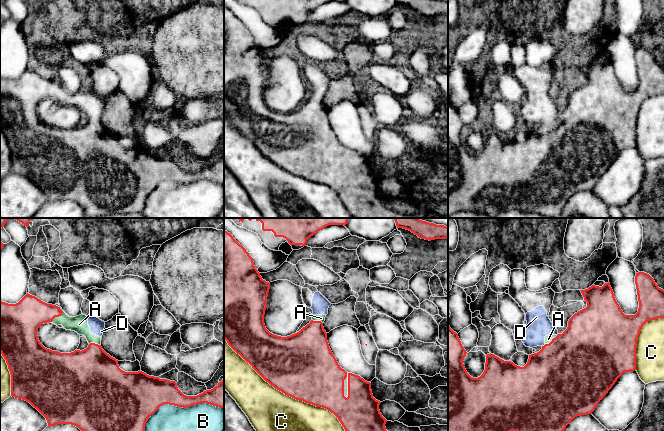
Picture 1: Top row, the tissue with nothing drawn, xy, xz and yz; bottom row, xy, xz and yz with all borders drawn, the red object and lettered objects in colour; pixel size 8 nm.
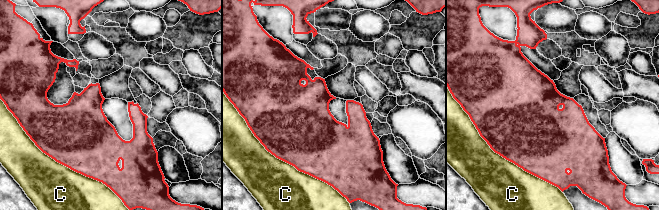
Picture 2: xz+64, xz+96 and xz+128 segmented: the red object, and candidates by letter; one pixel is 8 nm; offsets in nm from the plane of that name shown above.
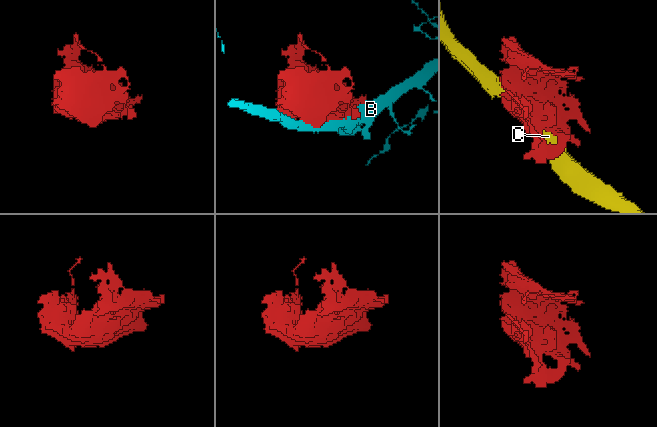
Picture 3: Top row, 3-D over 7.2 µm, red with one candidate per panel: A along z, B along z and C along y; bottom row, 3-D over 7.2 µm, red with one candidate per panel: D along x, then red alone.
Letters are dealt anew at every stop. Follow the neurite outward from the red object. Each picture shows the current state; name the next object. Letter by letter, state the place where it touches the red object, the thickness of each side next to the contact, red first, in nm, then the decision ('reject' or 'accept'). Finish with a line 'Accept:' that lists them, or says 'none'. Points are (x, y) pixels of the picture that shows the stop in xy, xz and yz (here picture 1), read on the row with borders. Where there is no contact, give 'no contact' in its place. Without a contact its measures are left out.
A: xy (57, 316) | 260/140 nm | accept
B: xy (186, 407) | 200/220 nm | reject
C: xz (286, 394) | 500/360 nm | reject
D: yz (544, 345) | 480/200 nm | accept
Accept: A, D

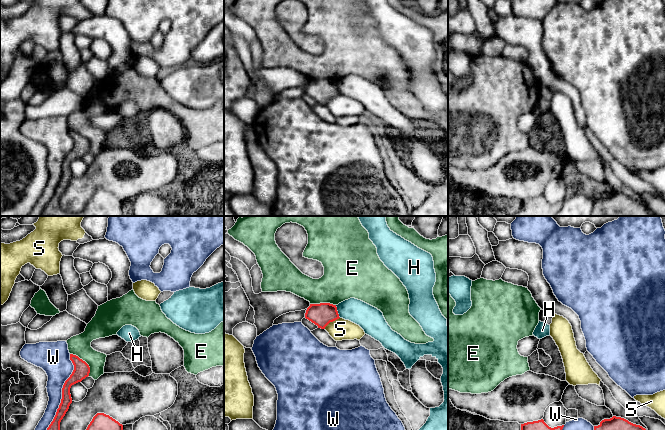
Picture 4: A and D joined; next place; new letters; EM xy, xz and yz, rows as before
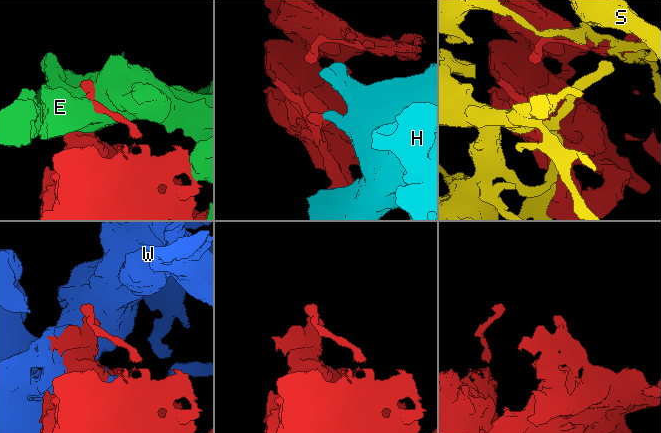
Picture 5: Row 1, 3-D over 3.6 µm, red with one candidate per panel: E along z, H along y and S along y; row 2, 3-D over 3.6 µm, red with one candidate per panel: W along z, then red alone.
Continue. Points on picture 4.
E: xy (84, 361) | 130/180 nm | reject
H: xz (337, 311) | 180/190 nm | reject
S: xz (331, 321) | 180/170 nm | reject
W: xy (62, 392) | 130/220 nm | reject
Accept: none

